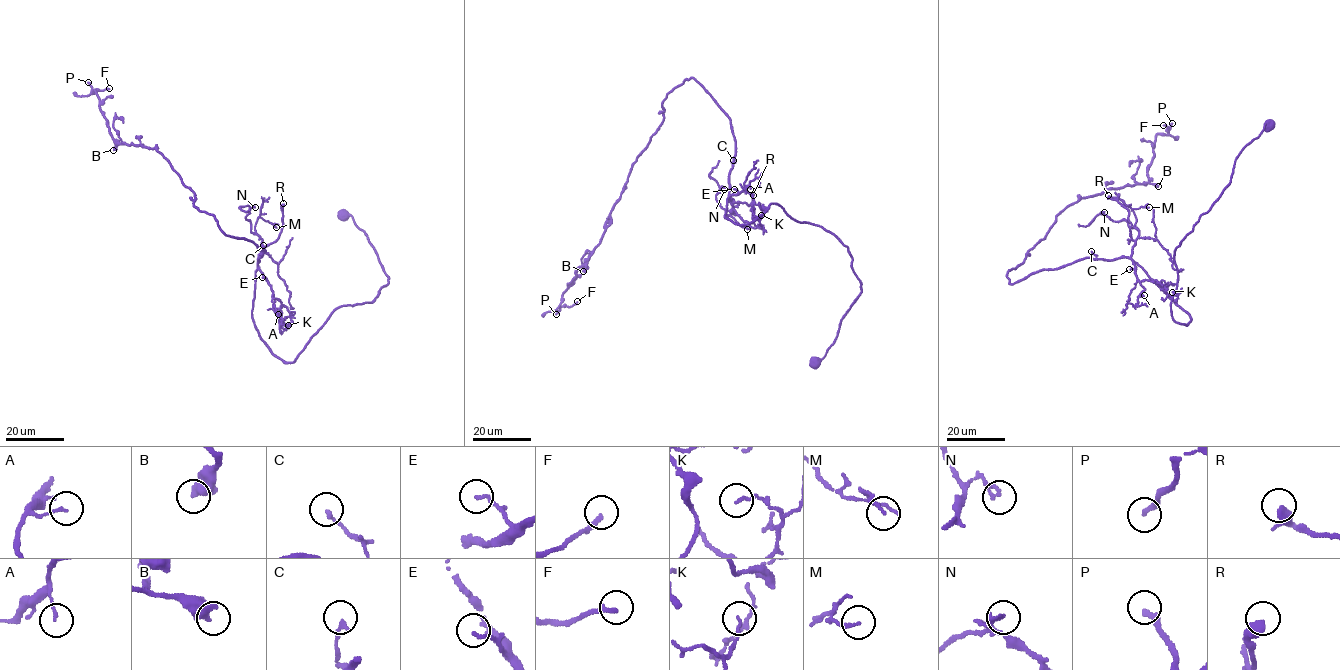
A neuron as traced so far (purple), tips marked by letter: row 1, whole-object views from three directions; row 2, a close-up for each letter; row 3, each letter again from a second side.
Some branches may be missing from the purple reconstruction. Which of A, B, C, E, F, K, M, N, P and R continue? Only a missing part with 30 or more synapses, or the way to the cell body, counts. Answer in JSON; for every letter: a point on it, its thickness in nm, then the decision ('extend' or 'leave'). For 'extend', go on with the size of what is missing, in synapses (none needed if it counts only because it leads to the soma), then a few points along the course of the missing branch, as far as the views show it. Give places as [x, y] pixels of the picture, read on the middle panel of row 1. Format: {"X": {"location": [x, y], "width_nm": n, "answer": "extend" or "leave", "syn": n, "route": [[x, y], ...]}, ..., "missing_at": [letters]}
{"A": {"location": [750, 189], "width_nm": 110, "answer": "leave"}, "B": {"location": [583, 271], "width_nm": 320, "answer": "leave"}, "C": {"location": [733, 160], "width_nm": 160, "answer": "leave"}, "E": {"location": [734, 189], "width_nm": 130, "answer": "leave"}, "F": {"location": [577, 301], "width_nm": 180, "answer": "leave"}, "K": {"location": [761, 215], "width_nm": 90, "answer": "leave"}, "M": {"location": [747, 229], "width_nm": 150, "answer": "leave"}, "N": {"location": [724, 189], "width_nm": 160, "answer": "leave"}, "P": {"location": [556, 314], "width_nm": 240, "answer": "extend", "syn": 40, "route": [[556, 314], [547, 324], [549, 317], [546, 316], [567, 309]]}, "R": {"location": [753, 195], "width_nm": 480, "answer": "leave"}, "missing_at": ["P"]}

